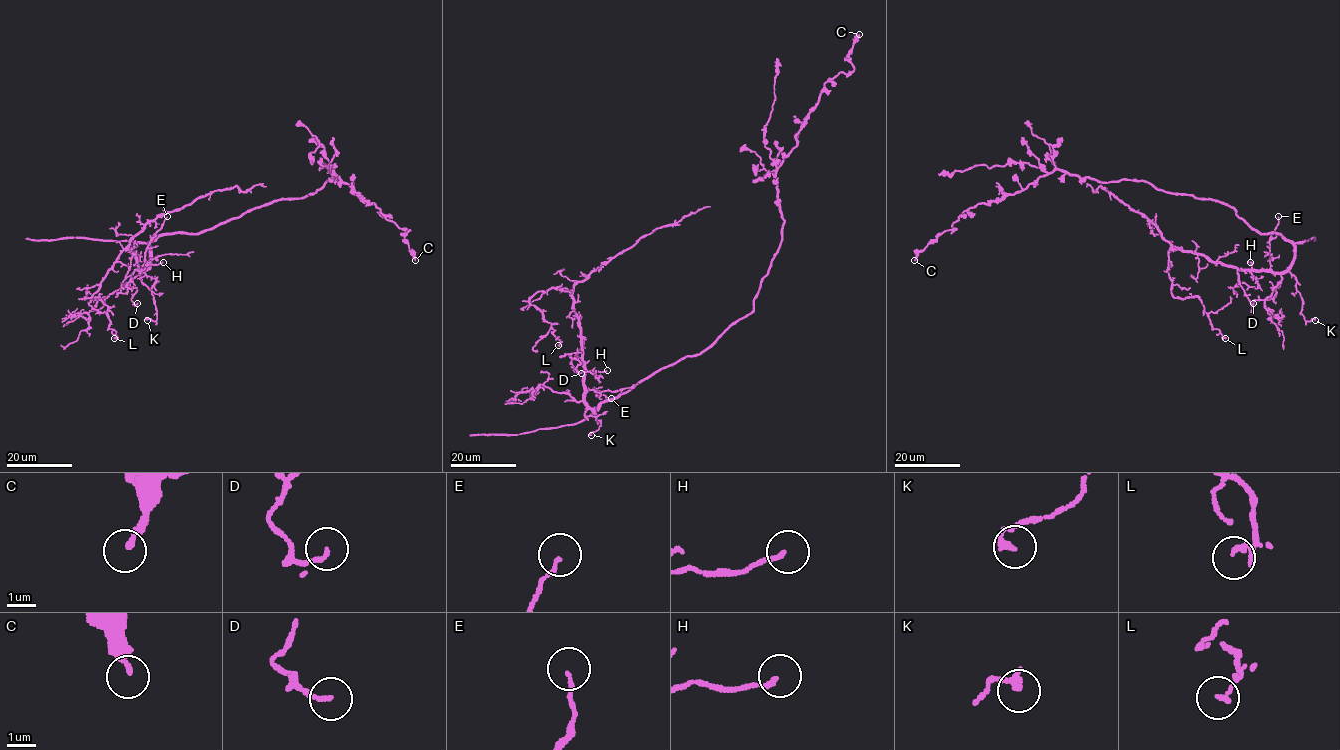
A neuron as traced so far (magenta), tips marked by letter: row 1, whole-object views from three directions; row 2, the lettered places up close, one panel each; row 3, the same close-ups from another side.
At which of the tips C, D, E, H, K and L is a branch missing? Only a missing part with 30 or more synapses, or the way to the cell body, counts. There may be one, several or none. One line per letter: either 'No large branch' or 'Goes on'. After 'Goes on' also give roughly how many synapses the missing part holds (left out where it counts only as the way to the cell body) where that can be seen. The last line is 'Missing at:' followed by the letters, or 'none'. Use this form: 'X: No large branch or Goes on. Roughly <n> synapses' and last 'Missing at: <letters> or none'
C: No large branch
D: No large branch
E: No large branch
H: No large branch
K: No large branch
L: No large branch
Missing at: none

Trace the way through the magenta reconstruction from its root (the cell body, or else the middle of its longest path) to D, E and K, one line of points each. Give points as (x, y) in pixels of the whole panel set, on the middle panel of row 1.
D: (682, 359), (605, 400), (594, 413), (584, 400), (584, 361), (577, 357), (580, 364), (575, 369), (581, 373)
E: (682, 359), (605, 400), (594, 413), (584, 394), (593, 389), (596, 395), (611, 398)
K: (682, 359), (605, 400), (594, 413), (588, 408), (585, 417), (601, 421), (591, 435)

